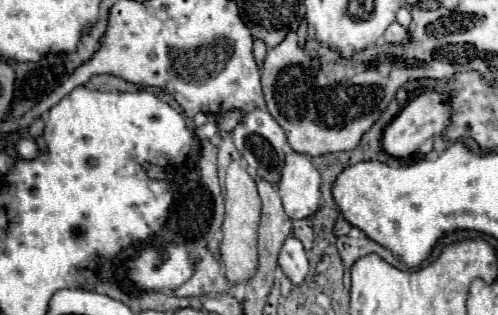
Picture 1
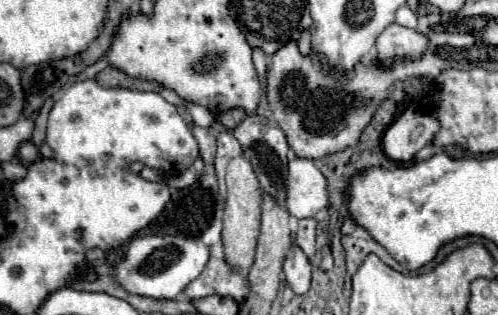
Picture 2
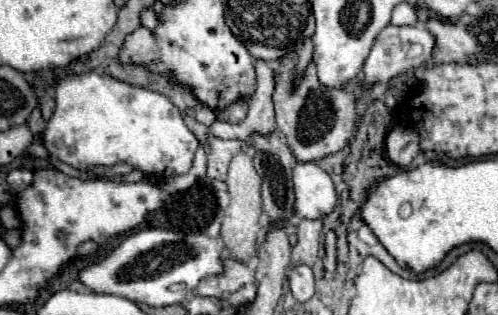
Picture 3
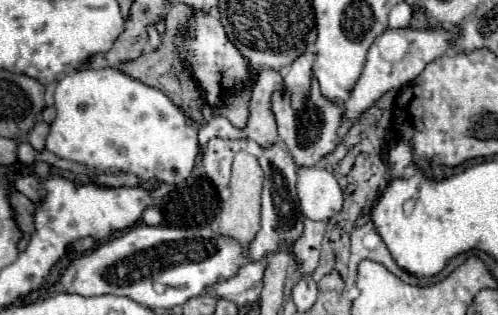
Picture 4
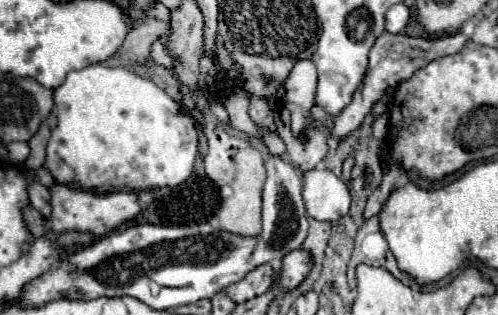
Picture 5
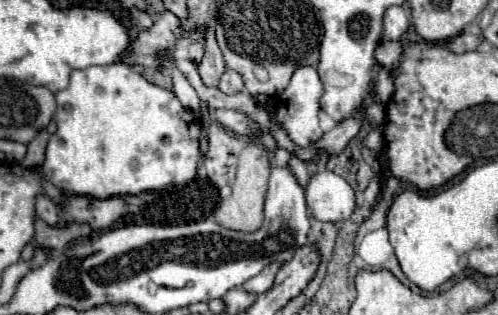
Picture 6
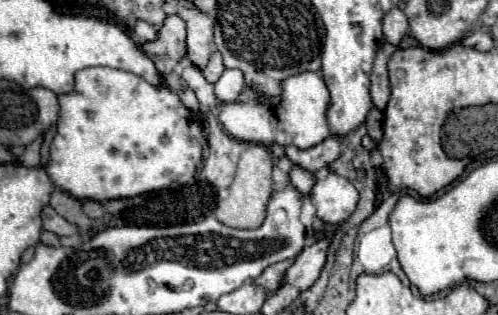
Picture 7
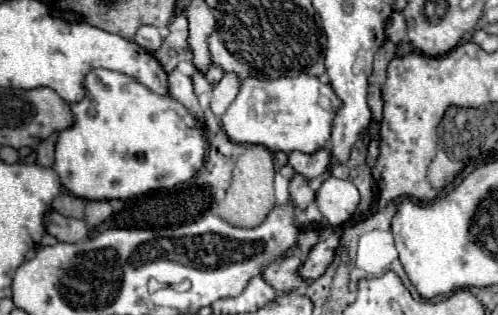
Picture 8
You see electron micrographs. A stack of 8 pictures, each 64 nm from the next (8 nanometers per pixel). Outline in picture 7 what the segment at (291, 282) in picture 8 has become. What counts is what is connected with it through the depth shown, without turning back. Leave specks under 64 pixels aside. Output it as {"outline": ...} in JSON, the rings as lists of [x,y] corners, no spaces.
{"outline":[[[284,260],[284,262],[276,262],[276,264],[268,266],[268,268],[254,280],[254,284],[262,286],[262,288],[268,290],[268,292],[274,292],[274,290],[280,286],[280,280],[282,280],[282,276],[284,276],[284,272],[286,272],[286,268],[288,268],[290,264],[292,264],[292,260]]]}

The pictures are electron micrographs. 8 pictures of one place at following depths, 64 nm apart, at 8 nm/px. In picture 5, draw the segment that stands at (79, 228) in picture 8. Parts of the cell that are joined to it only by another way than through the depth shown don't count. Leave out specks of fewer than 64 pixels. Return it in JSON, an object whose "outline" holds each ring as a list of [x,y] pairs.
{"outline":[[[30,180],[28,182],[28,198],[30,204],[42,214],[48,216],[50,214],[50,192],[46,186],[42,186],[38,180]]]}

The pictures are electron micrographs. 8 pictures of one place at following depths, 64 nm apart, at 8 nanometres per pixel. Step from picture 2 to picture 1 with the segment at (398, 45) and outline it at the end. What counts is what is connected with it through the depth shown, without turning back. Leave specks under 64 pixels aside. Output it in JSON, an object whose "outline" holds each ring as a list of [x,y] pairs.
{"outline":[[[392,22],[388,26],[388,30],[384,32],[384,40],[386,42],[404,42],[406,40],[406,28],[400,26],[398,22]]]}

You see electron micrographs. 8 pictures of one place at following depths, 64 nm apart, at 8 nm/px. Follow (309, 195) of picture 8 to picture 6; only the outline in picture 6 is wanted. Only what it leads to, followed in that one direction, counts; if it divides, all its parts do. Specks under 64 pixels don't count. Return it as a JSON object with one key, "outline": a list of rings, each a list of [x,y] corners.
{"outline":[[[290,154],[290,162],[288,162],[290,170],[294,172],[294,176],[302,186],[308,184],[308,178],[318,170],[318,164],[320,164],[320,156],[316,156],[316,160],[306,162],[306,160],[300,160],[296,154]]]}

